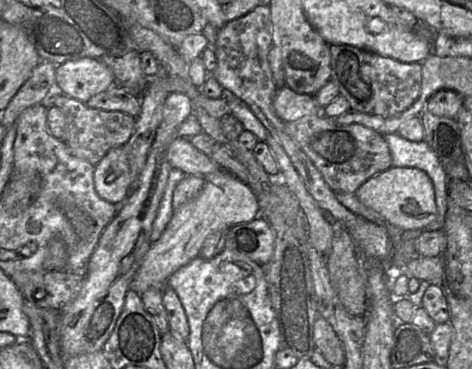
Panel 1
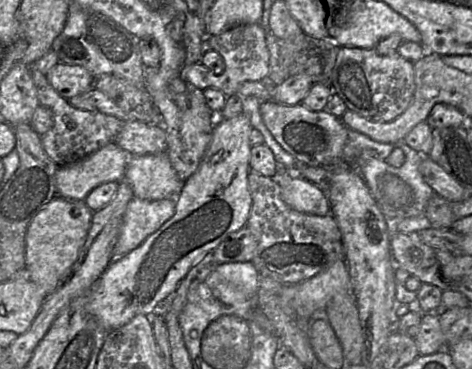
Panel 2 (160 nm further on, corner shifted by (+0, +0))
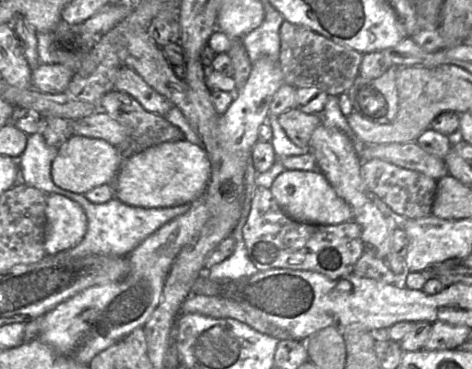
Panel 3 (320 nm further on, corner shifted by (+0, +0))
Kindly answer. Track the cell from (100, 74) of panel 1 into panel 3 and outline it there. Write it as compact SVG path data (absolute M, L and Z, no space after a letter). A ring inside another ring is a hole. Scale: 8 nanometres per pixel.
M40 63L31 72L31 86L40 92L62 93L67 89L75 73L62 64Z

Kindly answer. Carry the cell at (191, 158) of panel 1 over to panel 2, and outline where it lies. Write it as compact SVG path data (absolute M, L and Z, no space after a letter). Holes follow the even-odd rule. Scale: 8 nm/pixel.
M124 121L114 142L131 156L163 153L167 150L167 134L162 127L140 121Z

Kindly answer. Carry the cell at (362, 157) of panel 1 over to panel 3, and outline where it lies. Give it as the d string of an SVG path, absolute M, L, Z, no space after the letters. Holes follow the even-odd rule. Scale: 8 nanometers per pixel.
M293 107L278 115L277 121L294 144L309 149L311 135L322 118L319 114L308 114Z

